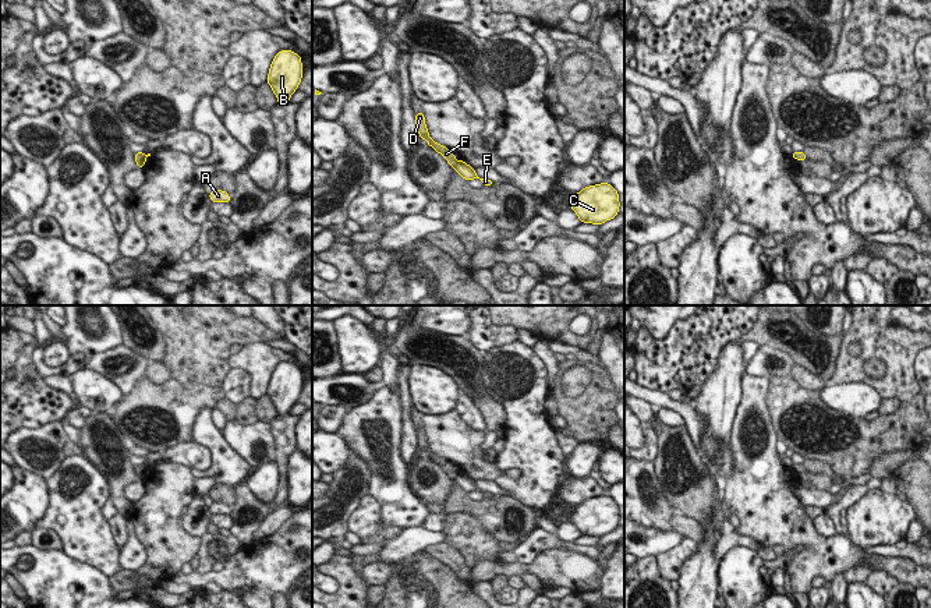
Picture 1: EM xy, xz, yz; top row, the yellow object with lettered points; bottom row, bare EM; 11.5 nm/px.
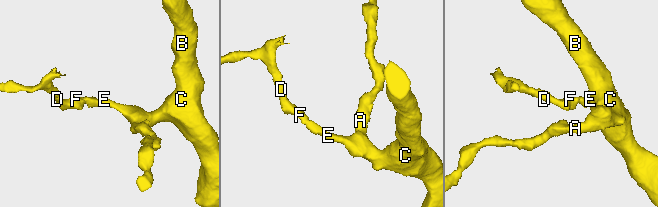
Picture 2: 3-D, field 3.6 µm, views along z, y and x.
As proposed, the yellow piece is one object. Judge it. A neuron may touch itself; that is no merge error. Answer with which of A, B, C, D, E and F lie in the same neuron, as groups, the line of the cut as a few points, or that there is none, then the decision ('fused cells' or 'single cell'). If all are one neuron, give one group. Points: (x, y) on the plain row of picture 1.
groups A B C E / D F; cut xz (459, 473), (455, 480); fused cells

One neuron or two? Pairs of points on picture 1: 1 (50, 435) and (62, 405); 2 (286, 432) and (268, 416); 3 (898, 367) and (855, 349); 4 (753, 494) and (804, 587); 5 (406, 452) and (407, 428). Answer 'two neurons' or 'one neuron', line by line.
1: two neurons
2: two neurons
3: two neurons
4: one neuron
5: one neuron

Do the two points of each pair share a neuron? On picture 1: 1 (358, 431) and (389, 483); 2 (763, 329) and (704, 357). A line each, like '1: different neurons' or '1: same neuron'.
1: same neuron
2: different neurons

